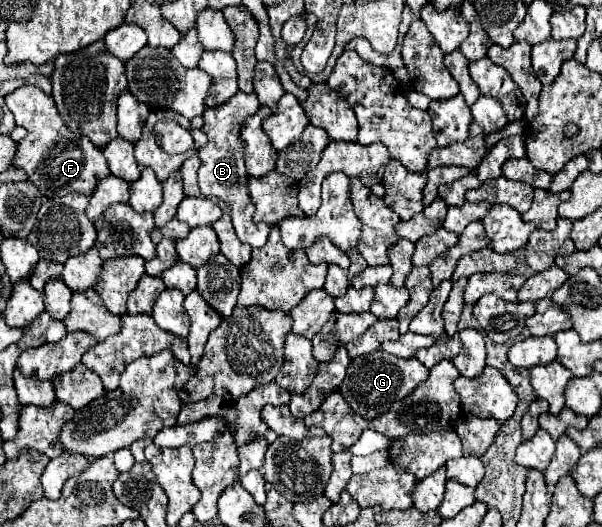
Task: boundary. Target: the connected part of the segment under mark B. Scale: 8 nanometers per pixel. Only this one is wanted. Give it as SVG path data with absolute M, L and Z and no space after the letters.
M237 91L233 95L233 99L229 99L229 103L223 103L221 107L205 109L205 115L203 115L205 123L203 123L201 129L207 133L209 143L207 143L207 147L197 151L197 155L201 159L201 167L199 167L199 189L201 189L201 193L209 193L207 197L217 197L231 207L233 227L235 227L237 237L243 243L251 245L253 249L263 247L265 241L267 241L267 235L273 229L267 223L253 223L253 201L249 199L249 189L245 187L245 183L249 181L249 175L247 175L245 157L243 157L241 127L243 127L243 123L249 115L257 113L259 107L261 105L257 103L255 93Z

